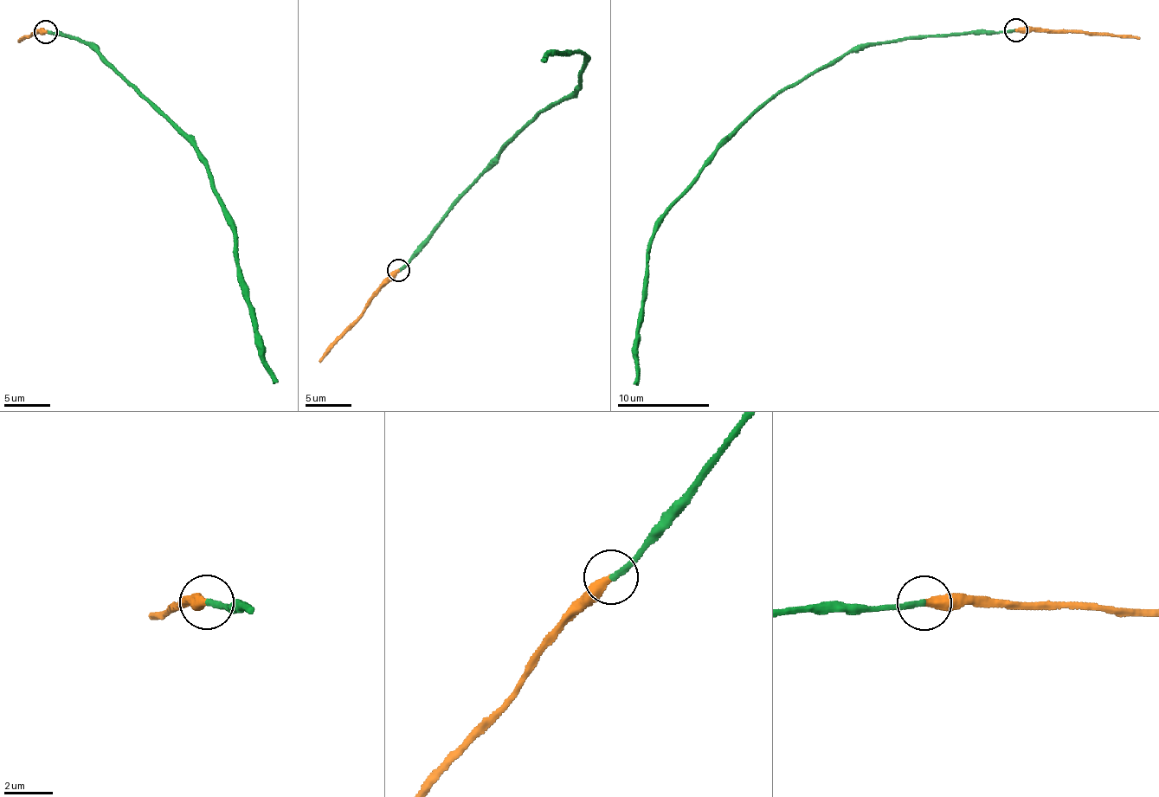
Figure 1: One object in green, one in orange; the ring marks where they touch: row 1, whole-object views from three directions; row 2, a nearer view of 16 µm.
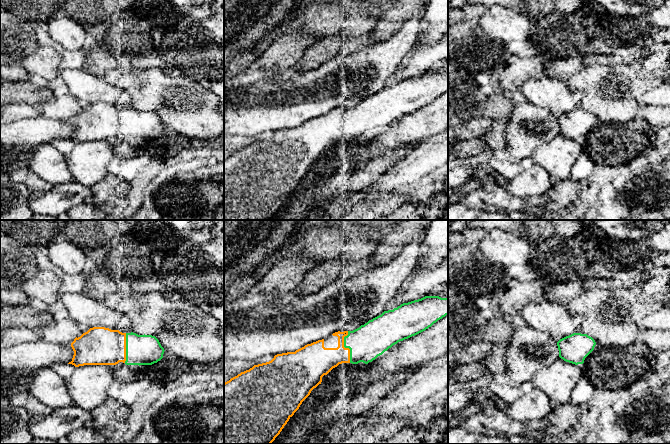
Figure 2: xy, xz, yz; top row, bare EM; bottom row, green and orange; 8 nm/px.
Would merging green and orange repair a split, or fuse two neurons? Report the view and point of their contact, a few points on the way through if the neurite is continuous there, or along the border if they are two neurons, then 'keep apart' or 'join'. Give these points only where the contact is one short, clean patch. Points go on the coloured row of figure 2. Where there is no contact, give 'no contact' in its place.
xz (346, 347) | join

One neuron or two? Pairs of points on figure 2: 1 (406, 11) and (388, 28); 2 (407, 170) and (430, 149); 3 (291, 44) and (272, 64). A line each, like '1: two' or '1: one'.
1: one
2: one
3: one

